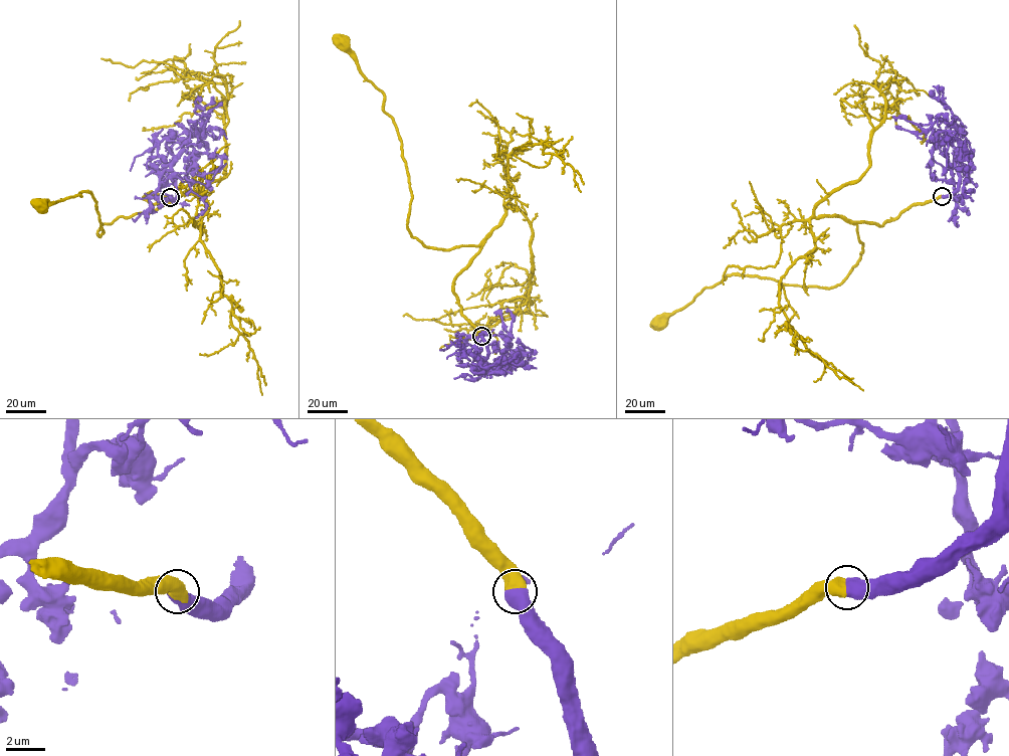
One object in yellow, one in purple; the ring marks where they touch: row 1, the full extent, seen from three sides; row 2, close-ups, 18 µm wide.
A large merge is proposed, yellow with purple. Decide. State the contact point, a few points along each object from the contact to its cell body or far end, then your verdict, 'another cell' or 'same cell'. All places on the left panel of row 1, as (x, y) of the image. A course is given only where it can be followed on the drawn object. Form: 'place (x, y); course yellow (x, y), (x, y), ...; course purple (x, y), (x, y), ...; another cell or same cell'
place (170, 197); course yellow (171, 197), (149, 193), (144, 198), (151, 203), (172, 199), (104, 224), (101, 236), (89, 192), (40, 205); course purple (170, 197), (176, 197), (172, 162), (189, 138), (203, 129), (203, 136), (207, 119), (204, 114), (201, 117); same cell

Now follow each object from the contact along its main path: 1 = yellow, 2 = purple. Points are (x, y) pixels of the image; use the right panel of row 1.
1: (942, 196), (912, 204), (881, 225), (856, 222), (861, 257), (839, 284), (790, 285), (730, 274), (657, 323)
2: (942, 196), (958, 188), (956, 130), (944, 121), (937, 121), (927, 130), (903, 119), (894, 117), (895, 121)

